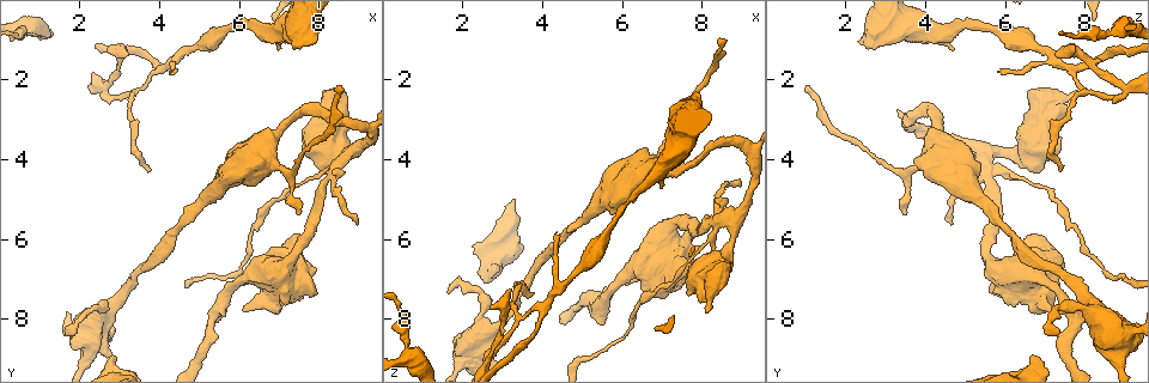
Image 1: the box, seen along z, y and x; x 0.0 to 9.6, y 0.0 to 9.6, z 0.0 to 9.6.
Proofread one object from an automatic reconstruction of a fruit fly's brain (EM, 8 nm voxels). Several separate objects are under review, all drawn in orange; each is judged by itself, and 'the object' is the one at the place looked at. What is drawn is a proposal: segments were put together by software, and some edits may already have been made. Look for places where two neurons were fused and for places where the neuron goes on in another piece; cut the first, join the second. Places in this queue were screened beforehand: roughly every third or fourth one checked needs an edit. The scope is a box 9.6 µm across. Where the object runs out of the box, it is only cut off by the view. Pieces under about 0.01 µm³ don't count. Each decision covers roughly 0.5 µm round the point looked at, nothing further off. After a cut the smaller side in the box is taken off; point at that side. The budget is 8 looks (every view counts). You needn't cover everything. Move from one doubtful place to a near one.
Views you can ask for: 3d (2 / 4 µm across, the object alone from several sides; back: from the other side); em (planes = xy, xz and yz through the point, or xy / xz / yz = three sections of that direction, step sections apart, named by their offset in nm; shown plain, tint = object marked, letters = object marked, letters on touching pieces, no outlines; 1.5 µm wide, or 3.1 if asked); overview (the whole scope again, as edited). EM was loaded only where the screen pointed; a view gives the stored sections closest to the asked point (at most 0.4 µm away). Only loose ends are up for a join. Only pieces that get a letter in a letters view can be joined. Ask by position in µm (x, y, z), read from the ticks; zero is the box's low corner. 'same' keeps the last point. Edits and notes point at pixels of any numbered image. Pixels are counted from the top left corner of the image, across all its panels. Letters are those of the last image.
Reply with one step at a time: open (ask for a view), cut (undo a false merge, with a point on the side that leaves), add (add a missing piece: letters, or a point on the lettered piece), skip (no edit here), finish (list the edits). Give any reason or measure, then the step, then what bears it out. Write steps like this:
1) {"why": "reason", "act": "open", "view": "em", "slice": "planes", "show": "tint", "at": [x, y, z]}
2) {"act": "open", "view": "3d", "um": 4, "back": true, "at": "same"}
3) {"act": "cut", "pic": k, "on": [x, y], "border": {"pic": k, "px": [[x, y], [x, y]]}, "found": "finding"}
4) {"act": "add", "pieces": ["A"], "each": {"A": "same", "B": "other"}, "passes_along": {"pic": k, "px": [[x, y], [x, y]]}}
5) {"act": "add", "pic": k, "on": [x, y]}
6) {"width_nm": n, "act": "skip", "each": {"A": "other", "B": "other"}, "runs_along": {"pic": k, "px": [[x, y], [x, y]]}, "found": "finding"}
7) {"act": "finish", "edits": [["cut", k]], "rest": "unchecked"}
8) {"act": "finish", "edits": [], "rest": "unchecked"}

{"why": "sudden change in width", "act": "open", "view": "3d", "um": 2, "at": [2.65, 2.40, 8.95]}

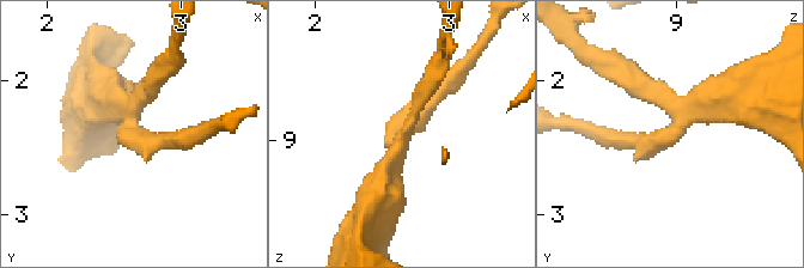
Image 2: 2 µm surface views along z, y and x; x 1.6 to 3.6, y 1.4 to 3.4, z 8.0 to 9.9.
{"arms": 3, "act": "open", "view": "em", "slice": "planes", "show": "letters", "at": [2.68, 2.38, 8.90]}

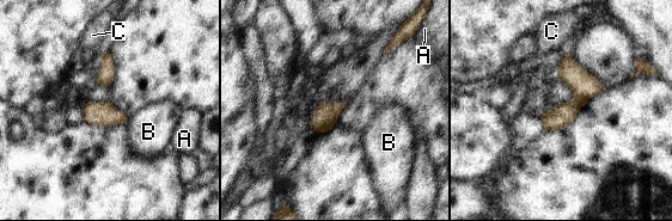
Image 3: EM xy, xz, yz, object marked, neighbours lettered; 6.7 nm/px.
{"act": "cut", "pic": 3, "on": [584, 86], "each": {"A": "other", "B": "other", "C": "other"}, "border": {"pic": 3, "px": [[574, 97], [581, 105]]}, "found": "a second neuron is stuck on"}

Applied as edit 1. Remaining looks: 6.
{"why": "looks like a crossing", "act": "open", "view": "em", "slice": "xy", "step": 8, "show": "tint", "at": [8.10, 4.60, 5.60]}

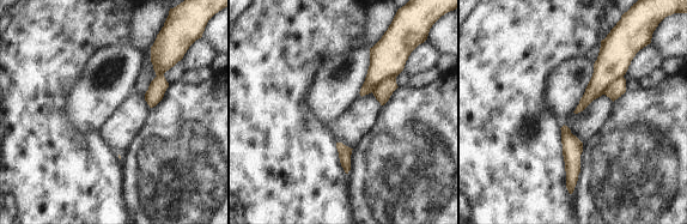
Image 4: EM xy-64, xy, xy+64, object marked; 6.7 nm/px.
{"act": "open", "view": "em", "slice": "planes", "show": "letters", "at": "same"}

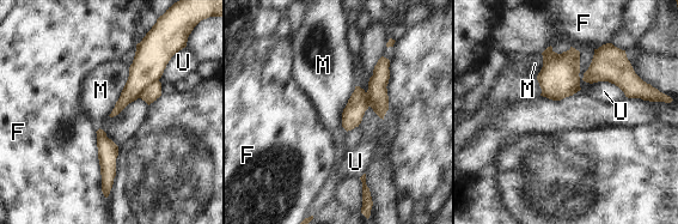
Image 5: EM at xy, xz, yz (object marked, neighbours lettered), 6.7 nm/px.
{"longest_contact_nm": ["F", 440], "act": "cut", "pic": 5, "on": [152, 91], "each": {"F": "other", "M": "other", "U": "other"}, "border": {"pic": 5, "px": [[158, 80], [151, 82], [139, 97]]}, "found": "two neurons meet here"}

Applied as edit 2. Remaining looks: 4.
{"act": "finish", "edits": [["cut", 3], ["cut", 5]], "rest": "unchecked"}

